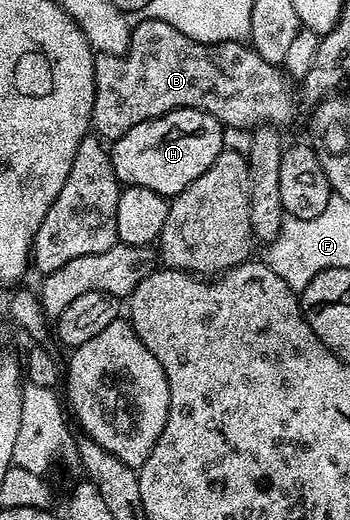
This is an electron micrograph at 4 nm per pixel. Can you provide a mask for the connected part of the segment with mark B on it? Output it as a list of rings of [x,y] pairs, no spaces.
[[[139,19],[134,24],[133,34],[131,36],[131,47],[123,55],[104,55],[102,53],[95,56],[95,92],[93,93],[93,113],[91,114],[91,125],[94,134],[104,141],[114,141],[121,138],[133,125],[141,125],[141,121],[156,119],[159,115],[169,113],[178,107],[188,107],[189,109],[201,109],[213,117],[224,127],[246,127],[254,129],[256,127],[266,127],[268,125],[283,129],[286,123],[291,123],[295,119],[295,91],[292,80],[285,74],[282,66],[265,61],[265,57],[257,54],[254,47],[246,42],[242,43],[202,43],[193,41],[185,37],[185,33],[177,33],[173,25],[165,25],[165,21],[153,21],[152,19]]]

